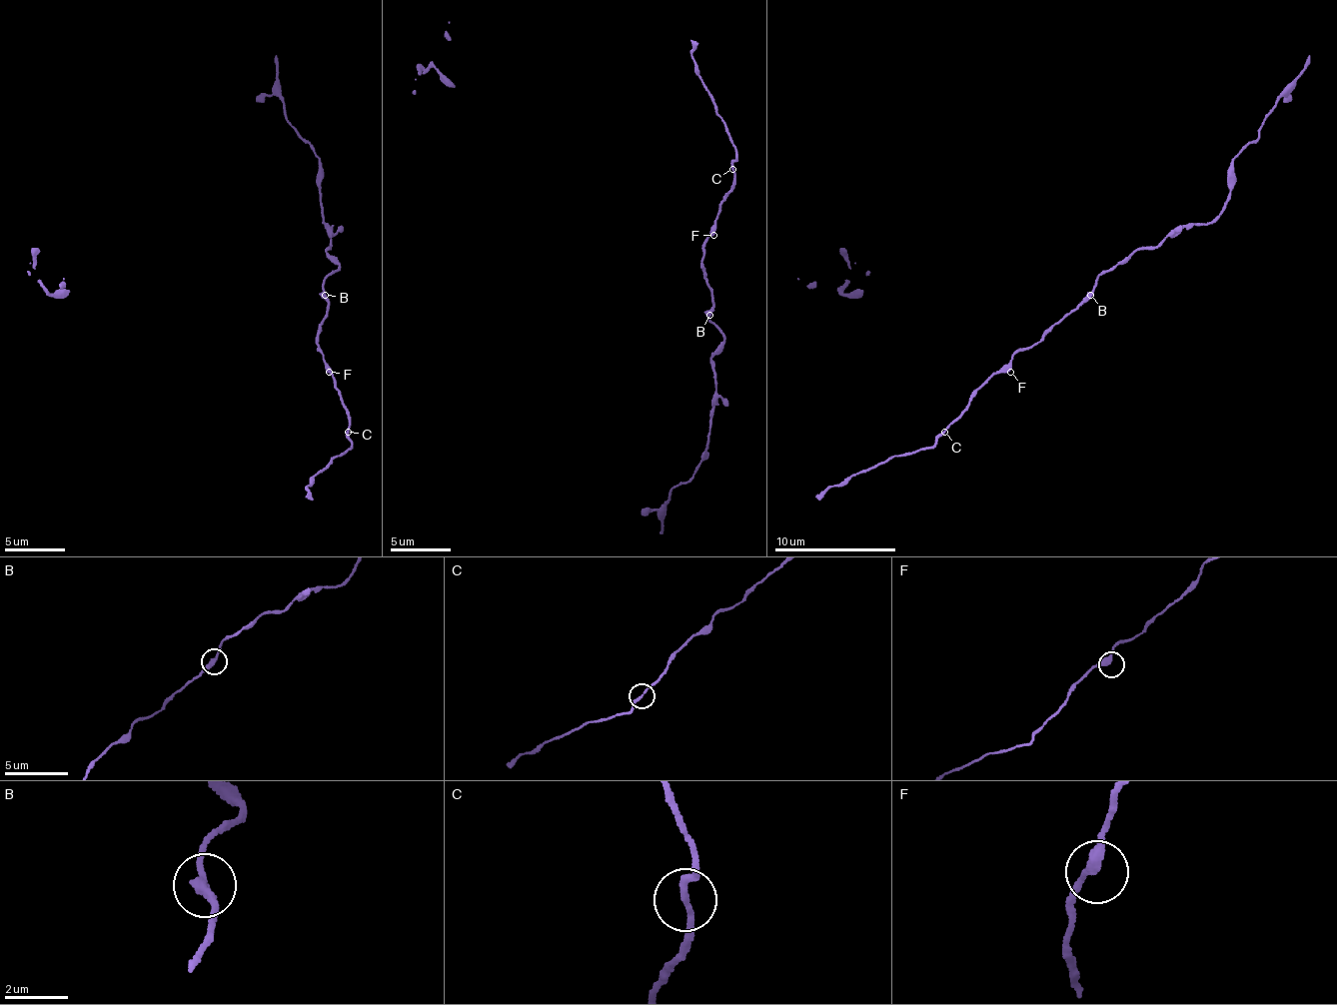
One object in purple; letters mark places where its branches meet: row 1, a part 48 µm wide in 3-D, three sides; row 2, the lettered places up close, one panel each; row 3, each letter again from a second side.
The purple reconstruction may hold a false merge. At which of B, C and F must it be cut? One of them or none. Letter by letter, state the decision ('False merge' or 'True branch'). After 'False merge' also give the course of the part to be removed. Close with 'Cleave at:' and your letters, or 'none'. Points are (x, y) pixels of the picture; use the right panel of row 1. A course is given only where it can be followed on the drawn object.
B: True branch
C: True branch
F: True branch
Cleave at: none

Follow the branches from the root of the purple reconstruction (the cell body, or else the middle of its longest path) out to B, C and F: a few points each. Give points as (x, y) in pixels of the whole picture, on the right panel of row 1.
B: (983, 387), (1020, 350), (1029, 350), (1089, 296)
C: (983, 387), (944, 432)
F: (983, 387), (995, 375), (1010, 372)

